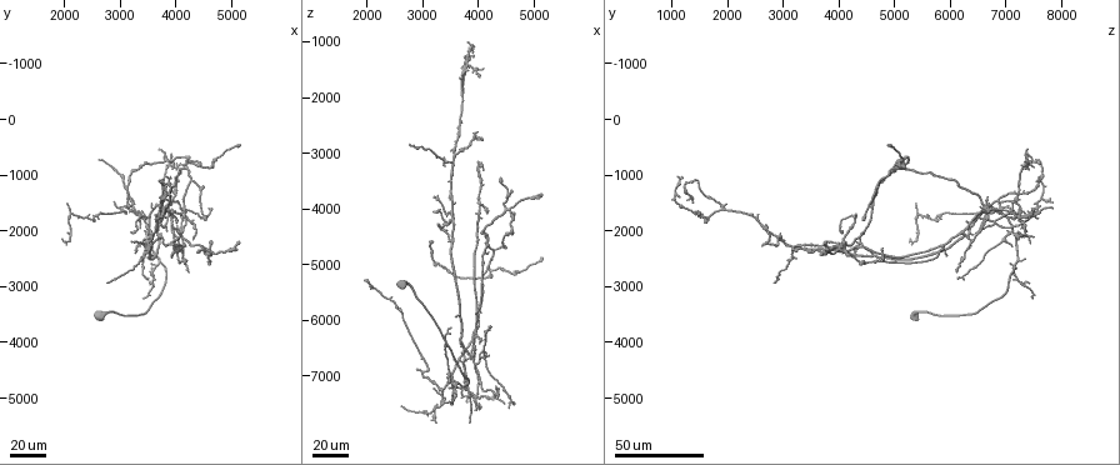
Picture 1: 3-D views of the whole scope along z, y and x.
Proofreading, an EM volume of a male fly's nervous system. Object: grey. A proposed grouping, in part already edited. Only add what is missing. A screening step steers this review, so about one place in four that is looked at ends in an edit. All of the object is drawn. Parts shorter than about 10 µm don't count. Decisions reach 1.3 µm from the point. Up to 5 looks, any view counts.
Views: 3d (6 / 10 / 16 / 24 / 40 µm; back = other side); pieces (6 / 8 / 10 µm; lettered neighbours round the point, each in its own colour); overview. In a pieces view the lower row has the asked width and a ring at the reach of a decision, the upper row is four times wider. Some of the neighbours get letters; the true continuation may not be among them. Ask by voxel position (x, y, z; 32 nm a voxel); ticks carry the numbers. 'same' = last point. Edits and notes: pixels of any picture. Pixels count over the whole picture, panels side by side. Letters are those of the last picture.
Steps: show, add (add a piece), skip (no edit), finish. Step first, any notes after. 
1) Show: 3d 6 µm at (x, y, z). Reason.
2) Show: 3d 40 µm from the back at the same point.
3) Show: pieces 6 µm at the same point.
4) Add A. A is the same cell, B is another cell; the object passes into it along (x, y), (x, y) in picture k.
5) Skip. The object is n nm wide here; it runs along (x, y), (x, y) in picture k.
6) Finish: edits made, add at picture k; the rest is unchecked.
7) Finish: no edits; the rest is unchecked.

Show: 3d 40 µm at (2550, 1800, 5750). An open end.

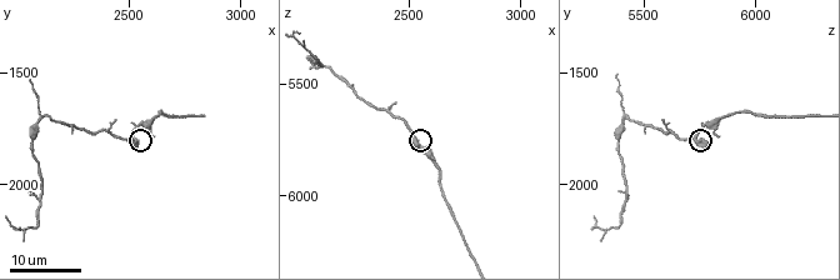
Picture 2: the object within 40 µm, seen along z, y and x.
Show: pieces 10 µm at (2540, 1830, 5780).

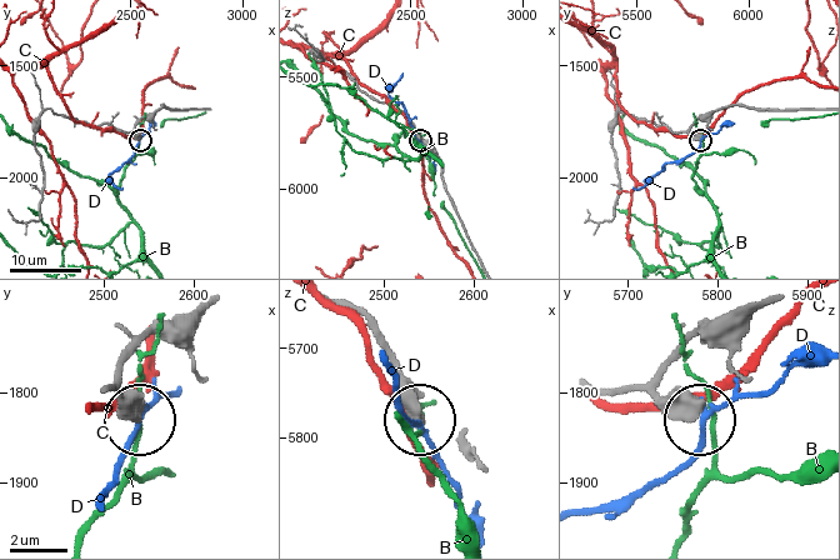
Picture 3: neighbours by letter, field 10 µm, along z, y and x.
Skip. B, C and D are other cells; it runs along (783, 110), (719, 108), (691, 126), (699, 138) in picture 3; none of them fits.

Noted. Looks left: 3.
Show: 3d 40 µm at (3800, 1550, 7850). Long arm stops here.

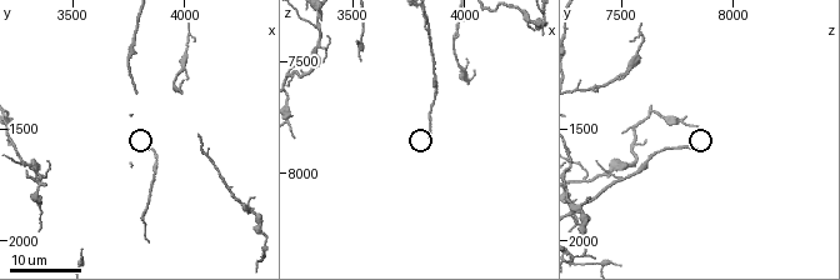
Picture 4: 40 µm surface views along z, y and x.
Show: pieces 8 µm at (3850, 1600, 7820).

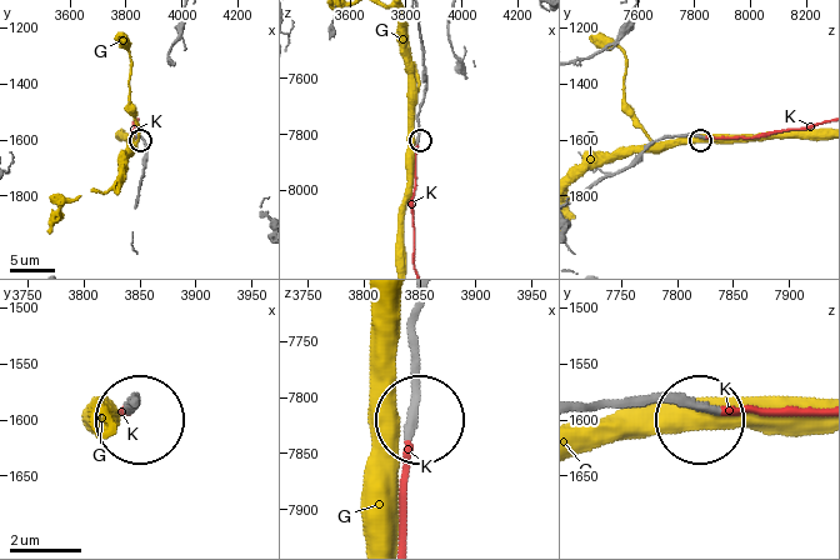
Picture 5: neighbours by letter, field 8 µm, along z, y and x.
Add K. The object is 220 nm wide here; K is the same cell, G is another cell; the object passes into it along (419, 120), (411, 203), (414, 258) in picture 5; the cell continues.

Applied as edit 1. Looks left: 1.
Finish: edits made, add at picture 5; the rest is unchecked.

